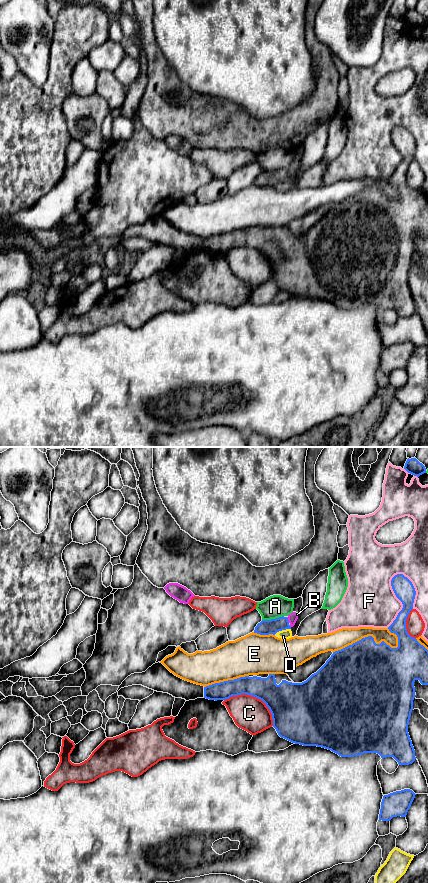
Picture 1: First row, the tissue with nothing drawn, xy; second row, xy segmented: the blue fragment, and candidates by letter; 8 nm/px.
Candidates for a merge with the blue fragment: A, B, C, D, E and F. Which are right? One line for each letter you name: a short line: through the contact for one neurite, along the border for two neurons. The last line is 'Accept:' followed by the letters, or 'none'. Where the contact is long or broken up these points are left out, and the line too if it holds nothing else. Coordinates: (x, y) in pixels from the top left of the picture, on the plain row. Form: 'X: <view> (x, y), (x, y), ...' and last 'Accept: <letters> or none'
B: xy (265, 179), (271, 179), (287, 172), (292, 170)
Accept: B

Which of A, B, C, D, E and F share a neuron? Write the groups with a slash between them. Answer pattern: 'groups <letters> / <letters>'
groups A / B / C / D / E / F

